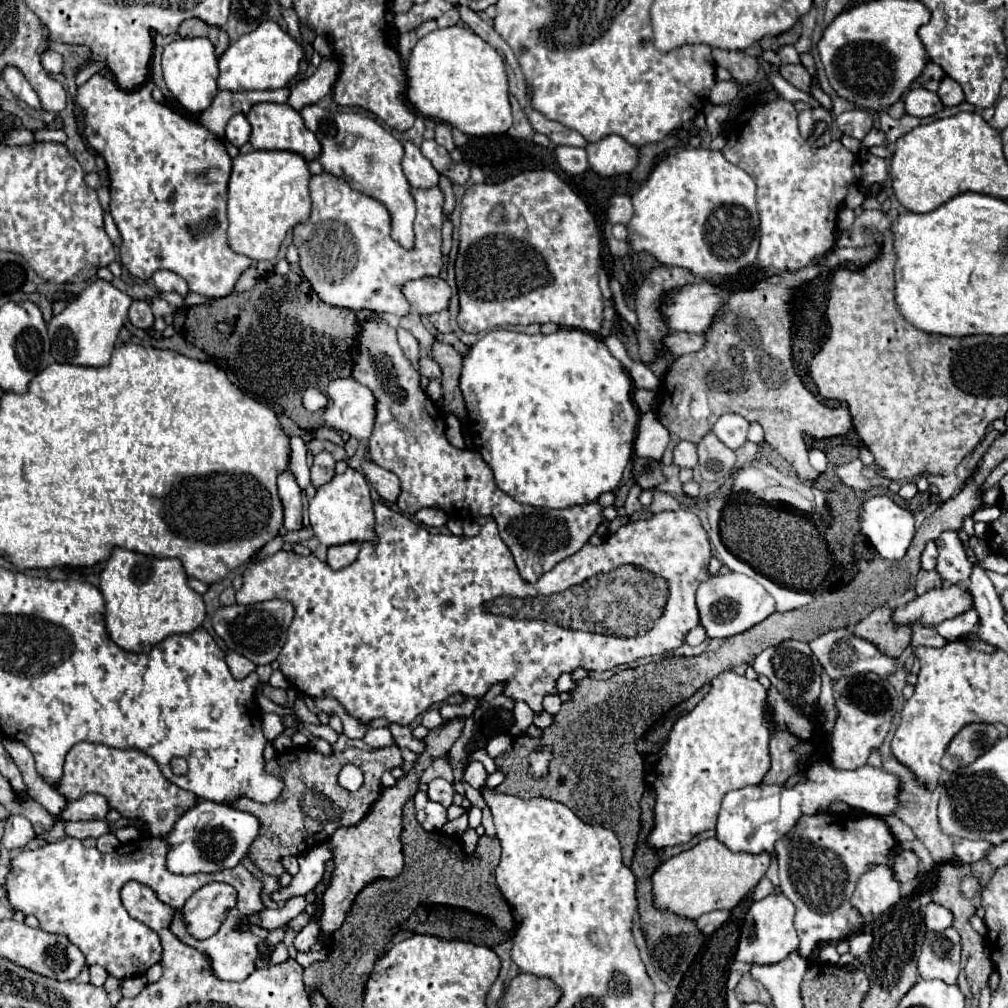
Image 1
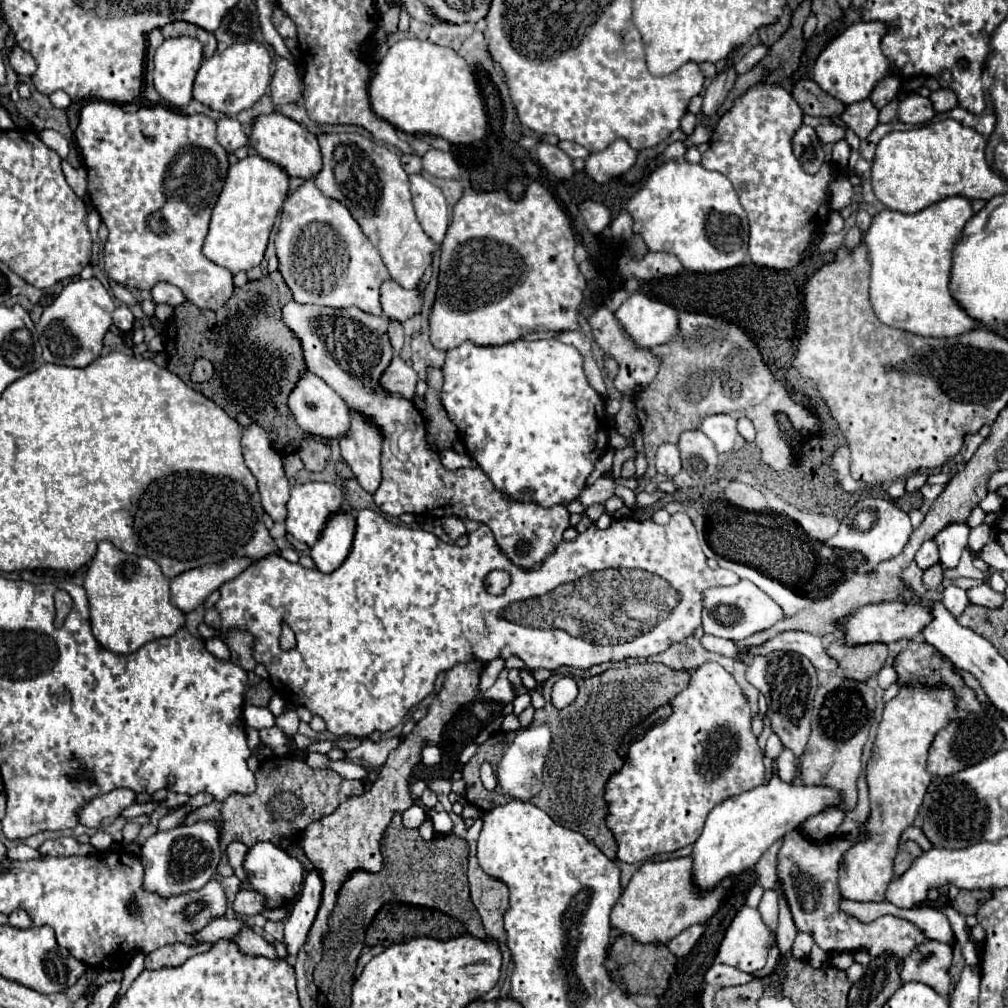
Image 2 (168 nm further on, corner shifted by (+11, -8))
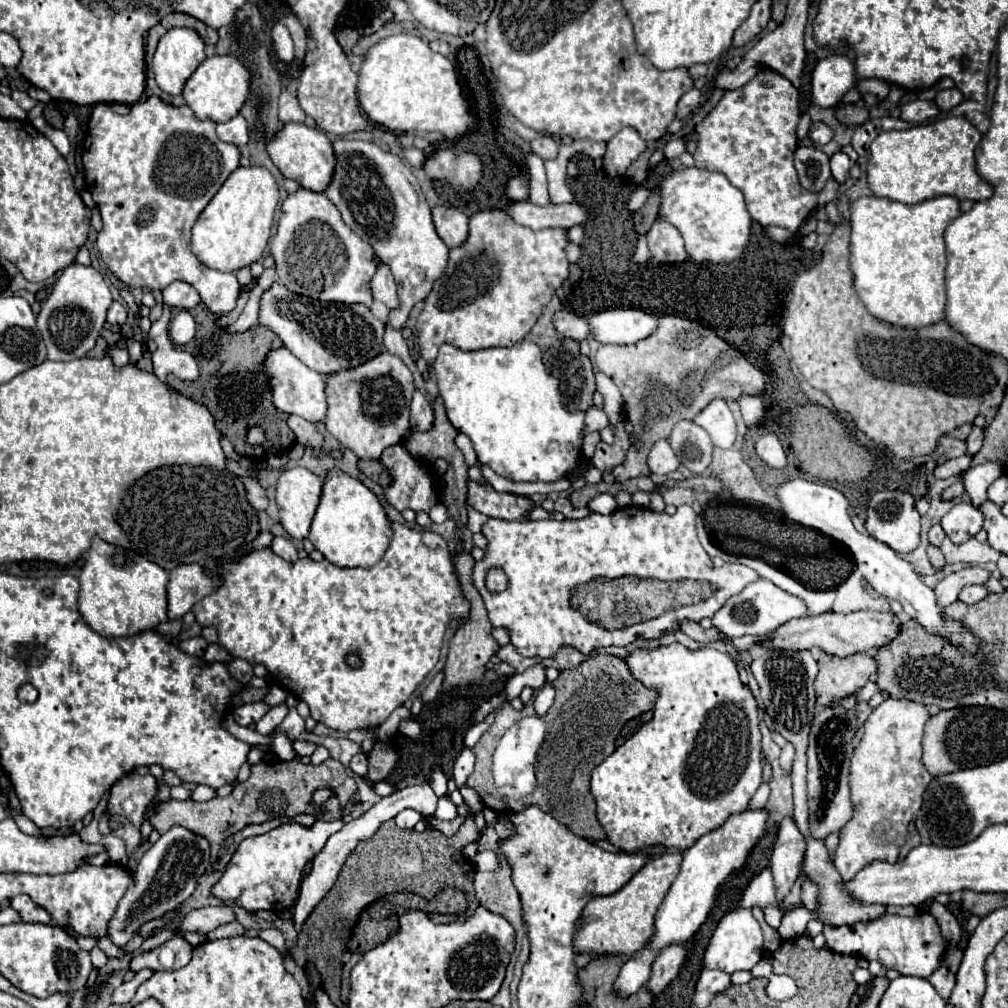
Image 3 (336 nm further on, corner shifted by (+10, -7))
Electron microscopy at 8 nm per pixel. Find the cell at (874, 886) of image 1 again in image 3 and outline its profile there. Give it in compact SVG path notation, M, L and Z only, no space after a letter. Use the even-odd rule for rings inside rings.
M886 697L868 717L864 737L854 751L850 765L850 789L854 815L840 833L840 845L834 853L834 867L844 881L856 877L872 861L898 861L900 847L908 831L908 823L922 807L924 789L932 775L920 759L922 731L930 713L926 705Z

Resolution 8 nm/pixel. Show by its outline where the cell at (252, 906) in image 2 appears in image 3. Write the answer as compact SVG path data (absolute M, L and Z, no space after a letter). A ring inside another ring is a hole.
M228 905L220 907L204 907L204 909L194 909L190 911L184 921L180 923L180 929L184 931L198 931L198 933L210 933L212 929L226 925L236 919L236 913Z

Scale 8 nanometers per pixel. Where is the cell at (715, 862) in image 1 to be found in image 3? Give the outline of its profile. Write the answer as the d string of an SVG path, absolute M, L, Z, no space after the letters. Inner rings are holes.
M668 853L650 859L620 891L606 895L606 897L594 897L578 923L578 933L574 935L574 949L578 953L622 953L632 955L642 951L652 935L654 935L654 917L658 907L662 905L662 899L666 897L670 885L674 883L678 871L680 871L682 855L680 853Z

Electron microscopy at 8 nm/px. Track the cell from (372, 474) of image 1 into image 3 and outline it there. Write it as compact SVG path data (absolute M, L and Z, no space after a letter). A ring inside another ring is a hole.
M380 353L374 357L374 361L368 361L358 369L348 369L346 373L328 377L328 415L324 421L326 429L356 457L376 461L386 447L402 441L404 433L410 429L408 415L412 393L414 379L404 361L392 353Z

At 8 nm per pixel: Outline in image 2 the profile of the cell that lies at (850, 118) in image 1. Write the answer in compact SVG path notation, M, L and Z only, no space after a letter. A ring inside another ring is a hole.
M829 124L829 126L817 126L815 128L817 136L821 142L839 142L845 138L845 130L835 126L835 124Z

